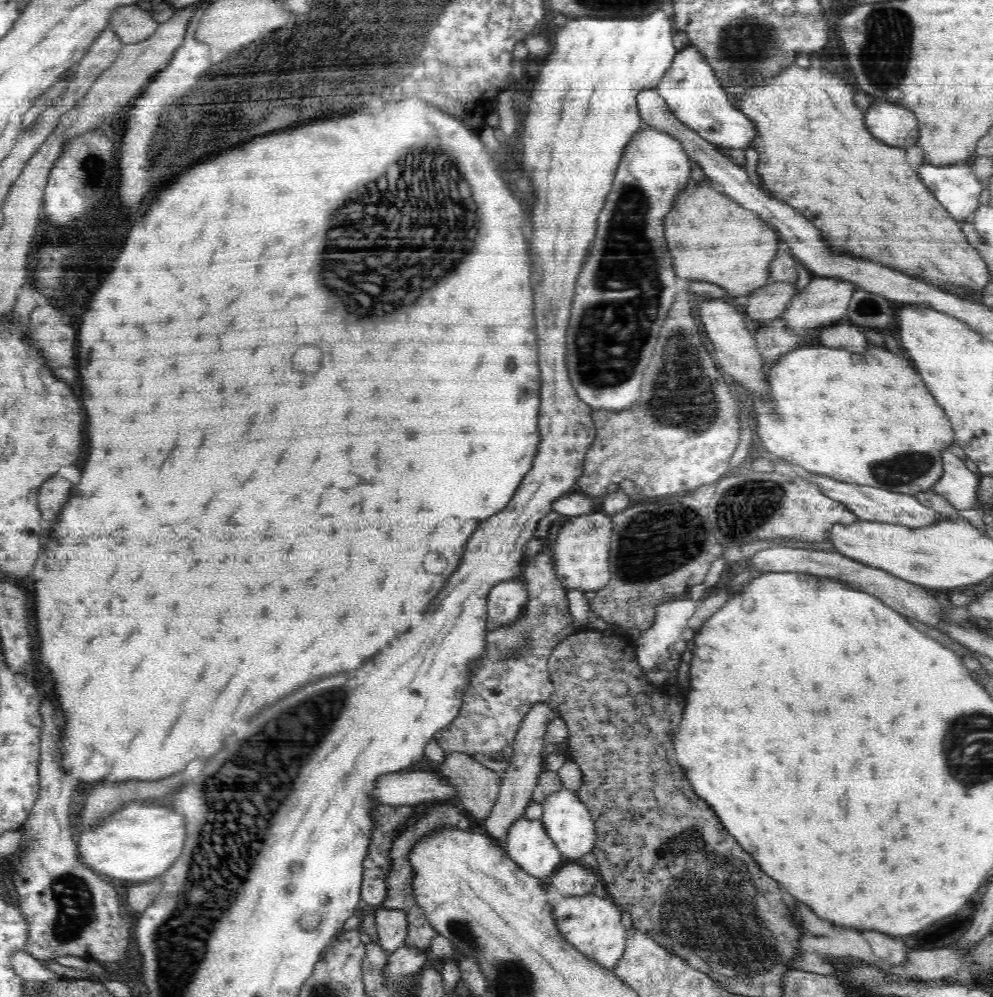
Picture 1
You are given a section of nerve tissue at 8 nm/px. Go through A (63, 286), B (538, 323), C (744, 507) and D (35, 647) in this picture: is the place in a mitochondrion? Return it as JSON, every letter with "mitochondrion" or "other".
{"A":"mitochondrion","B":"other","C":"mitochondrion","D":"other"}

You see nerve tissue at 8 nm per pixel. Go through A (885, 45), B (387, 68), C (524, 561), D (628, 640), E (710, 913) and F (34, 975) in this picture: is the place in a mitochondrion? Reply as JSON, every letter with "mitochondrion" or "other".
{"A":"mitochondrion","B":"mitochondrion","C":"other","D":"other","E":"mitochondrion","F":"other"}

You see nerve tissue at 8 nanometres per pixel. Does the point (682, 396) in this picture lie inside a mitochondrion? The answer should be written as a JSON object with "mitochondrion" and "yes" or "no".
{"mitochondrion":"yes"}

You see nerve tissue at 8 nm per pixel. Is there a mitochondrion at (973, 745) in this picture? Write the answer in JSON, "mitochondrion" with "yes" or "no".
{"mitochondrion":"yes"}

